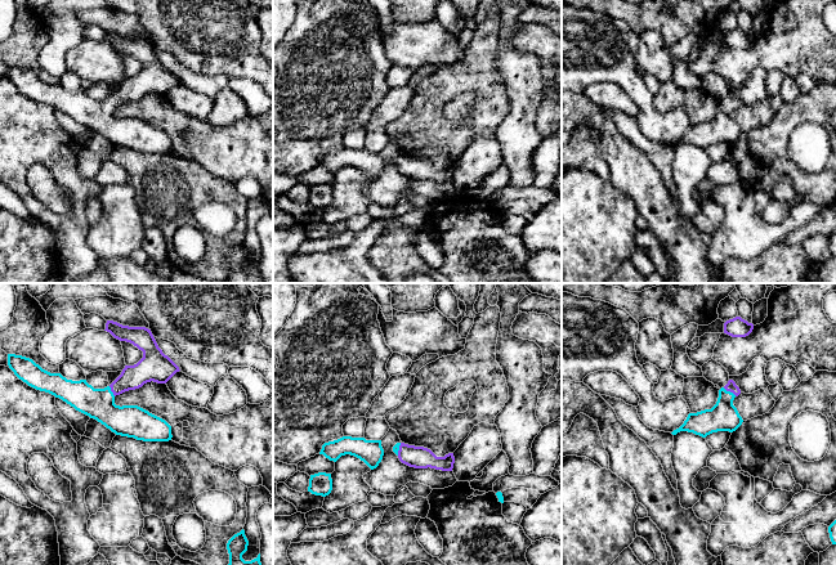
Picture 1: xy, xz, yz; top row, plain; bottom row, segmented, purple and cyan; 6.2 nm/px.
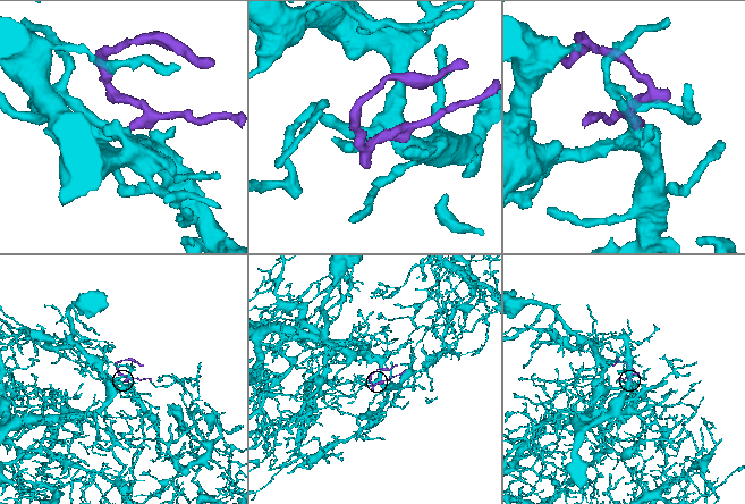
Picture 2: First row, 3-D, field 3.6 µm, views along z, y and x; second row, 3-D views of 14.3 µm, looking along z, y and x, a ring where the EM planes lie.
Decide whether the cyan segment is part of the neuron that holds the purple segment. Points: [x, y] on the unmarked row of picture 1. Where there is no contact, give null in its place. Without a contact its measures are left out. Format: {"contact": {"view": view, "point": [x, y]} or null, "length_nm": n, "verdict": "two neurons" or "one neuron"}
{"contact": {"view": "yz", "point": [729, 102]}, "length_nm": 100, "verdict": "one neuron"}

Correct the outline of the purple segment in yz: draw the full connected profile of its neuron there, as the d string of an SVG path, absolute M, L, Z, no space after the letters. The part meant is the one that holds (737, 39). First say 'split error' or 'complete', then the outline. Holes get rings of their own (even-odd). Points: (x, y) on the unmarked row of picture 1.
complete; M736 28L724 35L724 45L732 49L746 49L754 41L754 36L742 31L741 28Z

